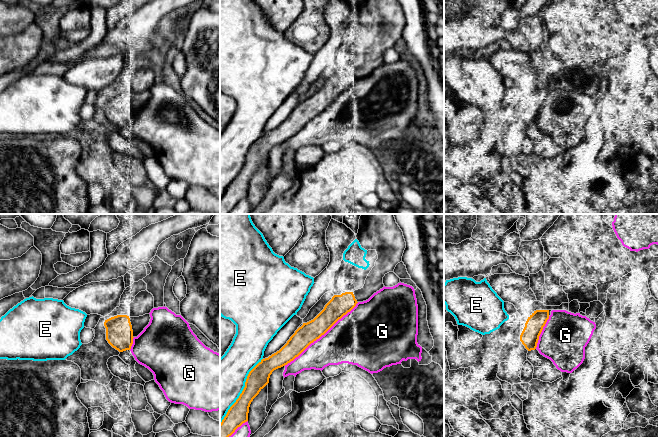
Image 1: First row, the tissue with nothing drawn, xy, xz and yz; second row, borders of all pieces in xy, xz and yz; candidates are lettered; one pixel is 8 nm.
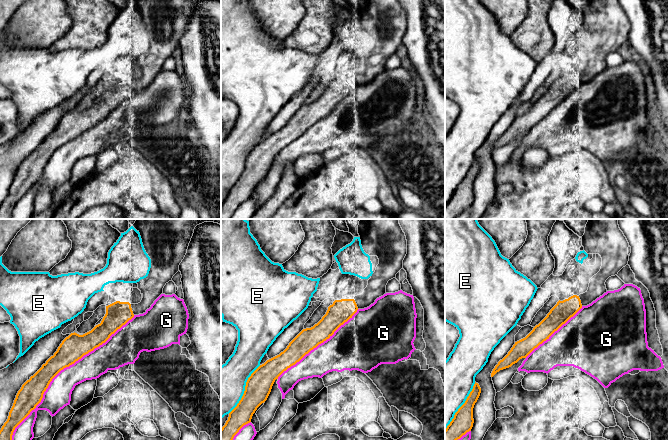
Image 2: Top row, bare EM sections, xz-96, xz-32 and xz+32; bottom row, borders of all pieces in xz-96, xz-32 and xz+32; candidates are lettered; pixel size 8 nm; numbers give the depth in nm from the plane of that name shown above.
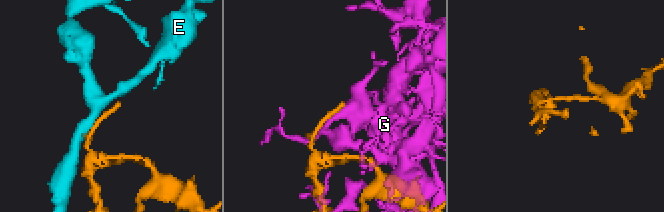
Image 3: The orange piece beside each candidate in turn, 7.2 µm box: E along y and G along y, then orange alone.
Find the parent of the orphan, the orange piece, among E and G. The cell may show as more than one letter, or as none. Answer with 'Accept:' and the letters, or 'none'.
Accept: none

